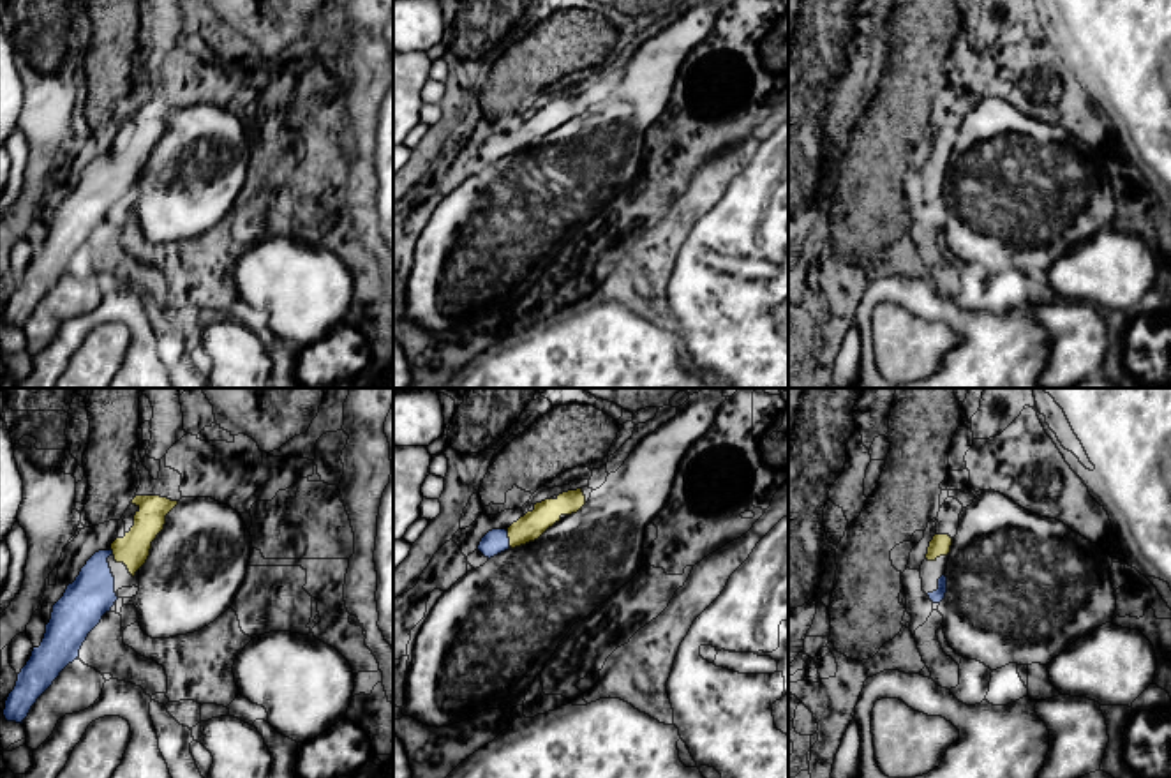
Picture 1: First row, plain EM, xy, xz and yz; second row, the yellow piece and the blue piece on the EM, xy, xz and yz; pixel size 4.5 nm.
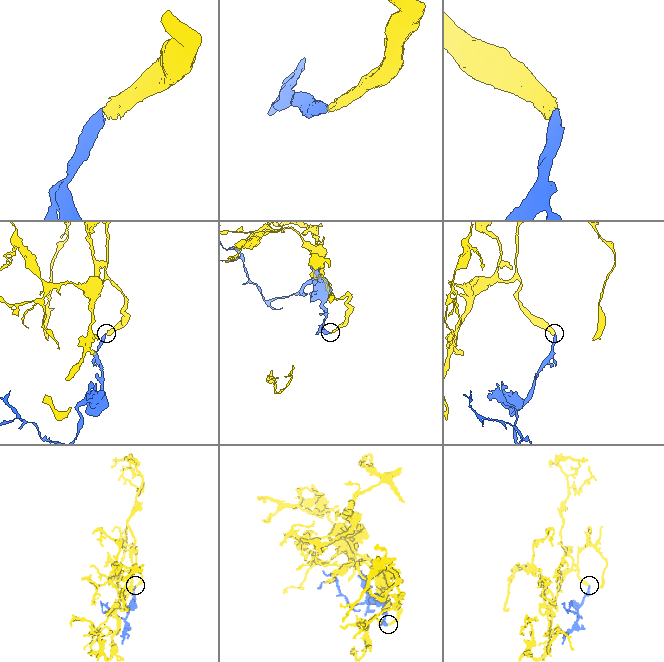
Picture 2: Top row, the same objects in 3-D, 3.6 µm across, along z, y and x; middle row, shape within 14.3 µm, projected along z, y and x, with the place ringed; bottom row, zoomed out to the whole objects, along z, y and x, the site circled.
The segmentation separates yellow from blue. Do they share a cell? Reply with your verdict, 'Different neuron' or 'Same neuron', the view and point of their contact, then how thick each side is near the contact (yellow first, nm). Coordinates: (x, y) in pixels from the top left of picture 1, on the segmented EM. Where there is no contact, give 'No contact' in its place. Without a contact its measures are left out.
Same neuron. Touches yellow at xz (508, 537). Thickness 120 nm (yellow) against 110 nm

